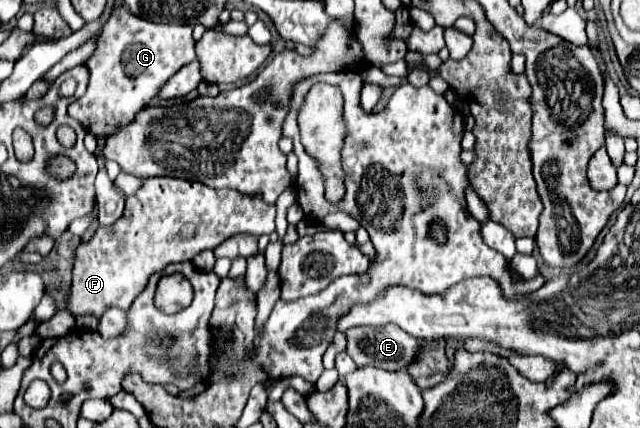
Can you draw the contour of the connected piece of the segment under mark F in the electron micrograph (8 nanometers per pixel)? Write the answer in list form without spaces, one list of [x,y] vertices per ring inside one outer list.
[[[176,177],[146,179],[142,187],[126,199],[122,217],[110,227],[100,227],[90,243],[82,243],[78,247],[78,257],[74,263],[74,283],[68,289],[68,311],[72,315],[102,315],[110,305],[126,311],[128,305],[132,305],[134,297],[144,289],[152,273],[160,273],[166,265],[180,259],[192,259],[200,251],[214,249],[226,237],[242,233],[242,229],[252,235],[270,235],[274,231],[275,218],[275,205],[266,205],[264,201],[260,201],[260,195],[246,195],[234,189],[212,189],[198,181],[184,181]]]

